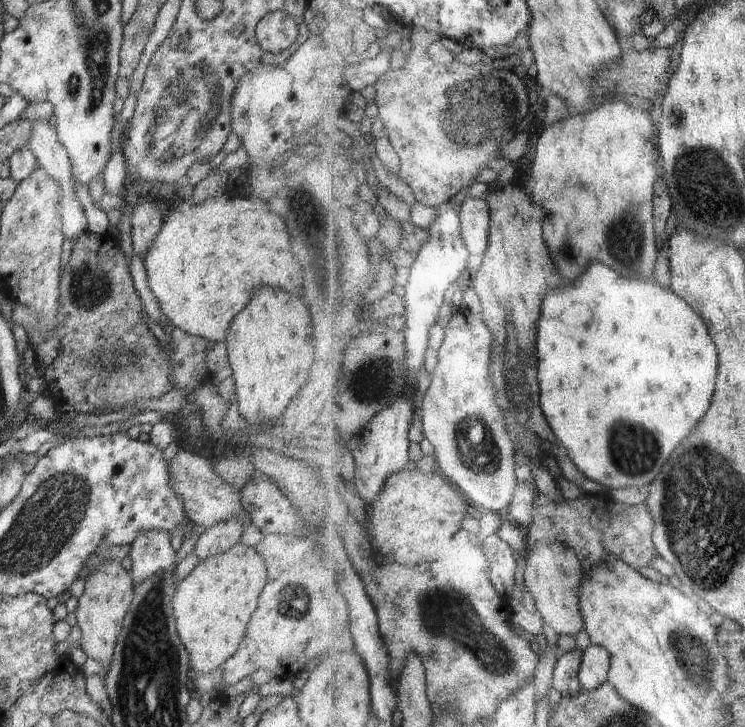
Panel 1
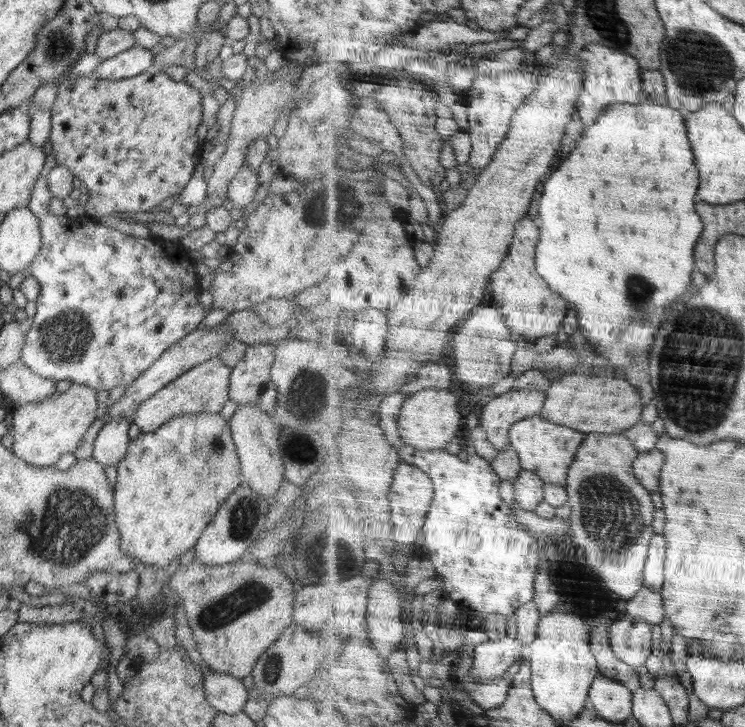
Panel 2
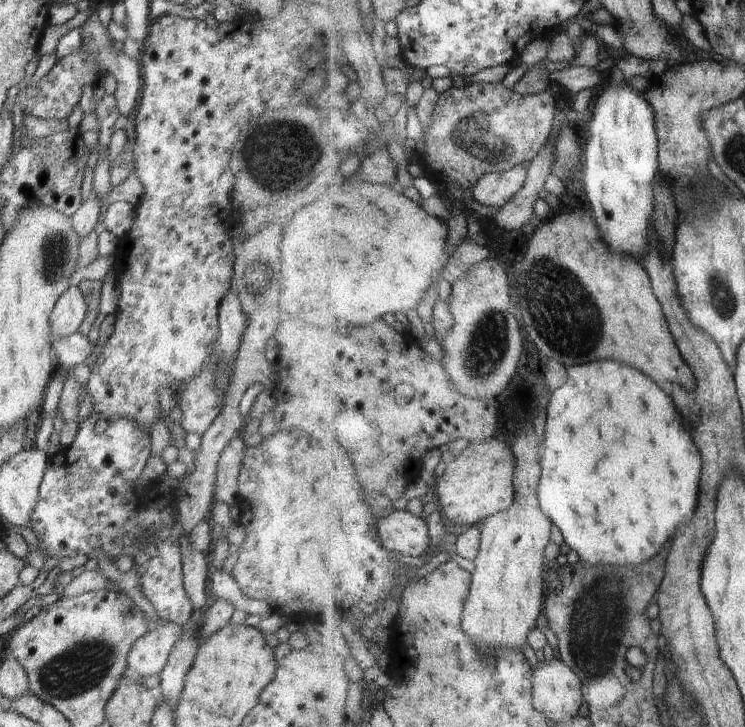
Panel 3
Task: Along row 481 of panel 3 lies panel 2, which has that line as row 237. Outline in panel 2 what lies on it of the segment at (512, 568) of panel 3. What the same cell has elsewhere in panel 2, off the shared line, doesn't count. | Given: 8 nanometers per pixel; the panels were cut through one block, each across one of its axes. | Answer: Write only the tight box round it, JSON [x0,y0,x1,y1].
[492,220,568,339]

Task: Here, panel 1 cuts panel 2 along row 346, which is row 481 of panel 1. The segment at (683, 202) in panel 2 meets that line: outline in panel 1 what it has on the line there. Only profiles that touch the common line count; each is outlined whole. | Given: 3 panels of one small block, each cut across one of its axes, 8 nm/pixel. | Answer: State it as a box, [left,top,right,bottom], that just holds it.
[538,262,720,490]

